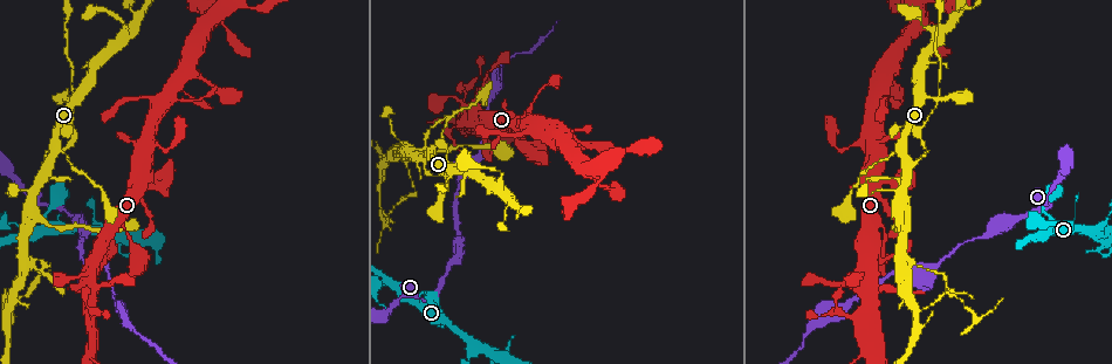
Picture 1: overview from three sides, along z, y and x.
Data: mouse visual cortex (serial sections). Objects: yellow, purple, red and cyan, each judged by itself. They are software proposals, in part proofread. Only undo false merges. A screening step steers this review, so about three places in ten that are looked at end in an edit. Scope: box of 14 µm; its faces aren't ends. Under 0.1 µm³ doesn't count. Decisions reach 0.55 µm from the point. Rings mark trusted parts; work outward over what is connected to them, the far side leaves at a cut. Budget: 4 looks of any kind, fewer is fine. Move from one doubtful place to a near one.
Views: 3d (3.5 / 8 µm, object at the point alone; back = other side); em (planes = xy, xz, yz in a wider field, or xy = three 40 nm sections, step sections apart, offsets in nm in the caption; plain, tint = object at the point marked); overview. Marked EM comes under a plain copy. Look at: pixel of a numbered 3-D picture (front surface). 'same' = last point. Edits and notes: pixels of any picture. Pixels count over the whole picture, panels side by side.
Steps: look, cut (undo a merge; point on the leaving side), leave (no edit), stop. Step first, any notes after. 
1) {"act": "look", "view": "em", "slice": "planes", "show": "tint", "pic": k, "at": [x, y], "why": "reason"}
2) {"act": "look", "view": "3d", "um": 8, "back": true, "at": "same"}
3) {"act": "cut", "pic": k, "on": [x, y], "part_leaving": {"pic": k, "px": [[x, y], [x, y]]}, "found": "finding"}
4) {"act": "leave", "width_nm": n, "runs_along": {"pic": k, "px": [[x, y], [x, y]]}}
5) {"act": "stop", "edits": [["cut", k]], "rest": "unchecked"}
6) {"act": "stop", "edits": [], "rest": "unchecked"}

{"act": "look", "view": "3d", "um": 3.5, "pic": 1, "at": [24, 260], "why": "three-way junction"}

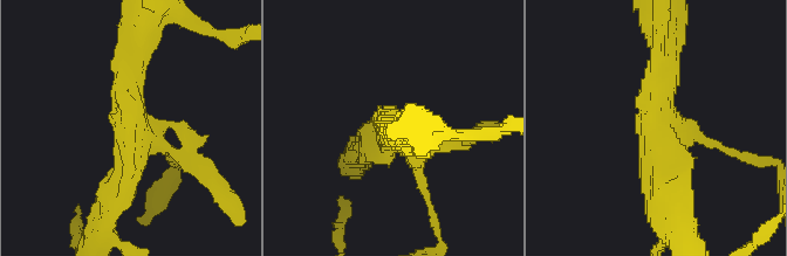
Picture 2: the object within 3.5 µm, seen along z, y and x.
{"act": "cut", "pic": 2, "on": [453, 145], "part_leaving": {"pic": 2, "px": [[415, 158], [440, 239]]}, "found": "two cells meet here"}

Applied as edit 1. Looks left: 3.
{"act": "look", "view": "3d", "um": 8, "pic": 1, "at": [938, 98], "why": "looks like a crossing"}

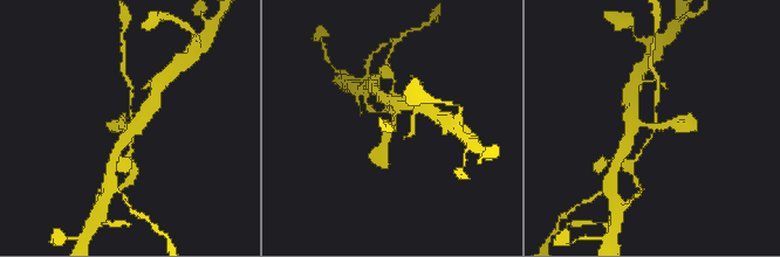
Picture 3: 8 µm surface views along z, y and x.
{"act": "look", "view": "em", "slice": "xy", "step": 5, "show": "tint", "pic": 3, "at": [653, 126], "arms": 4, "arm_widths_nm": [100, 150, 300, 350]}

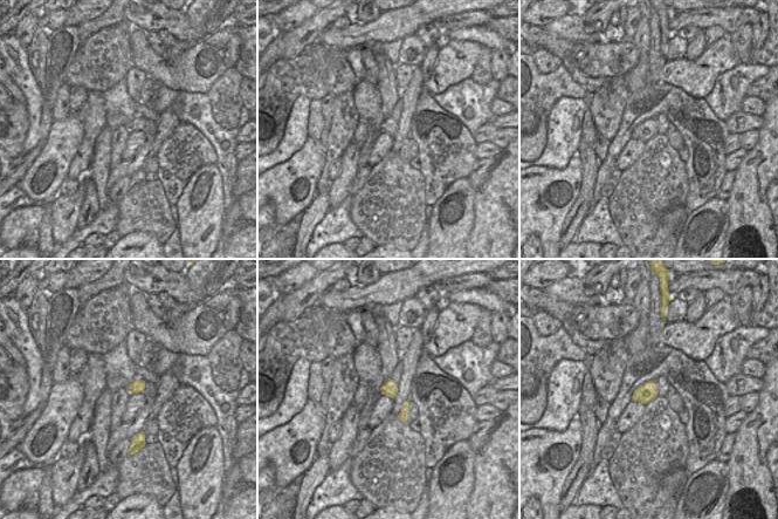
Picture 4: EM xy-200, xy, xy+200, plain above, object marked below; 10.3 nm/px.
{"act": "cut", "pic": 3, "on": [128, 181], "part_leaving": {"pic": 3, "px": [[655, 130], [636, 159], [625, 164]]}, "found": "two cells meet here"}

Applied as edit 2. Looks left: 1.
{"act": "stop", "edits": [["cut", 2], ["cut", 3]], "rest": "unchecked"}

